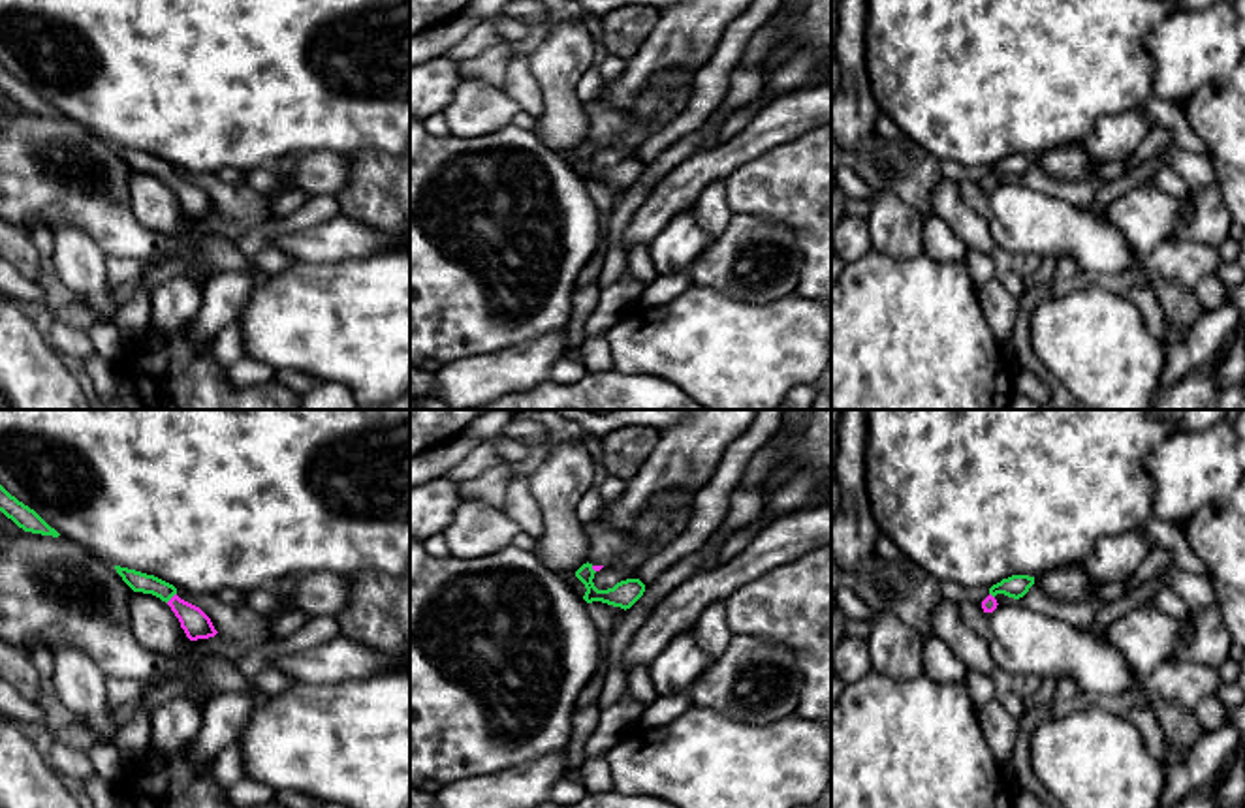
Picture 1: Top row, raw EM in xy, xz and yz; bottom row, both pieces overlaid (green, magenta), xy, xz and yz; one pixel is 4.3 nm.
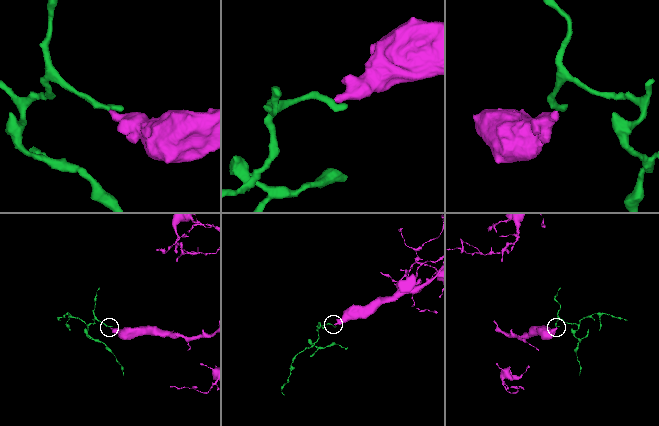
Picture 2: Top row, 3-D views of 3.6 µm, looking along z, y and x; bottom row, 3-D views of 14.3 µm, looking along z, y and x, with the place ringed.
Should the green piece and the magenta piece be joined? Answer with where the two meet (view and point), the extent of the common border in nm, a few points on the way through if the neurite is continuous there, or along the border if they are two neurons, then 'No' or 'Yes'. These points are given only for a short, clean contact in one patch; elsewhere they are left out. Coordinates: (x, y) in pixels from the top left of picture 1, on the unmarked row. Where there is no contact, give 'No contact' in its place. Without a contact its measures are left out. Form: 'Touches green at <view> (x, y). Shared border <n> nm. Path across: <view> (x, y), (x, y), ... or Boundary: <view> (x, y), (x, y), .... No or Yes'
Touches green at xy (170, 177). Shared border 60 nm. Path across: xy (138, 160), (158, 166), (170, 177), (196, 203). Yes

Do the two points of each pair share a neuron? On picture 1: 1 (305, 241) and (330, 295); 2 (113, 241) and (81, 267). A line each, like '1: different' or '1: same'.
1: different
2: different

